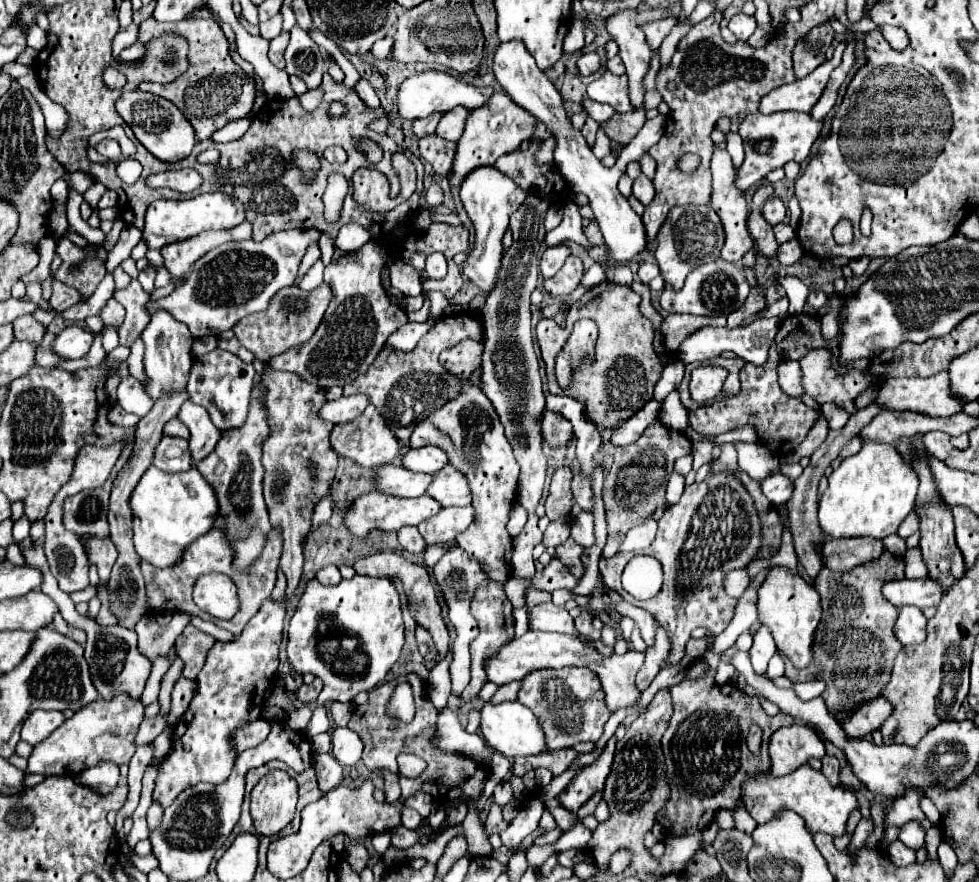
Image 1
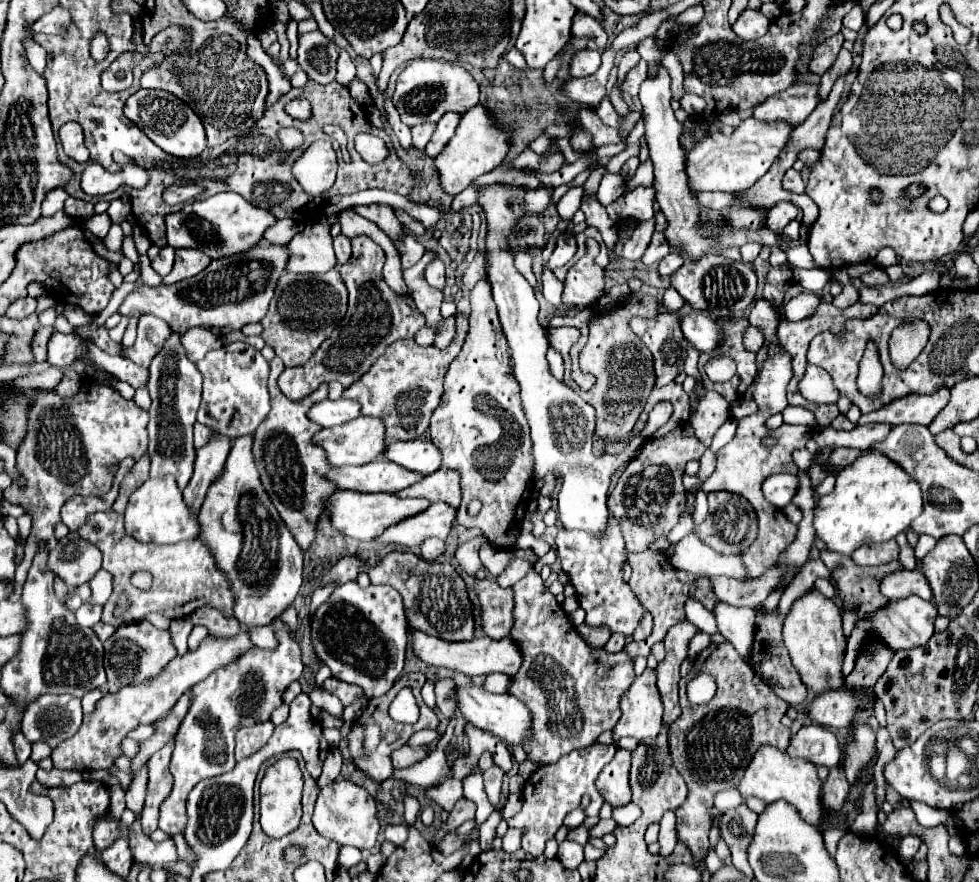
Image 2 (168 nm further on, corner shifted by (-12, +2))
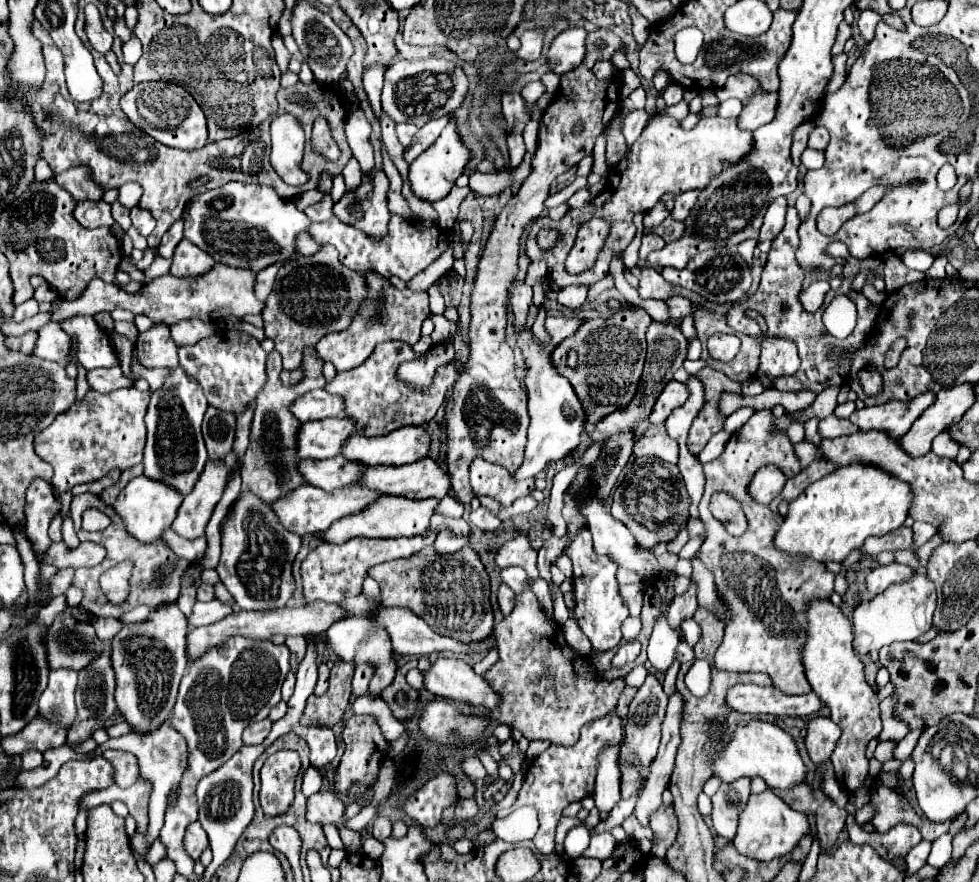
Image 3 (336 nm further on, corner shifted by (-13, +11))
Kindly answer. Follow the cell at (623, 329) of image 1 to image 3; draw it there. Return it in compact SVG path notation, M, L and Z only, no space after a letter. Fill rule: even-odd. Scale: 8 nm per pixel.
M636 307L620 311L608 319L592 319L586 321L572 339L564 339L552 351L552 363L556 363L556 371L572 381L572 389L580 395L580 403L584 403L584 411L588 411L588 423L598 423L608 413L622 409L630 403L636 393L644 359L646 359L646 329L652 323L652 317ZM564 345L570 345L578 353L578 365L572 369L566 363Z

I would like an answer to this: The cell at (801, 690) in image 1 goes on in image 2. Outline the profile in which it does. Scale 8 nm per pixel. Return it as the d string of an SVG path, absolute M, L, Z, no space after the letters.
M909 596L905 600L889 602L885 608L873 612L865 620L859 620L859 624L855 624L855 628L851 632L851 638L849 638L849 644L847 644L847 654L845 654L845 660L843 660L843 674L847 676L853 670L855 656L857 656L859 648L865 644L865 640L869 640L869 638L877 638L877 640L885 642L887 646L891 646L895 650L915 648L915 646L927 644L927 640L933 636L935 616L937 616L937 608L935 608L933 602L927 602L919 596Z

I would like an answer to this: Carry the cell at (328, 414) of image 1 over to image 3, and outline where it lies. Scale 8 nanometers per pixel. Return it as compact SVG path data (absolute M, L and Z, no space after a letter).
M314 389L304 393L300 399L296 399L290 407L292 415L304 423L314 419L326 419L336 417L344 411L344 401L338 395L330 395L324 389Z

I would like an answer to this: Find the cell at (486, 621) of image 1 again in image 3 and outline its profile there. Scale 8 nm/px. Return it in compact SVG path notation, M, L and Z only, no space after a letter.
M500 585L498 603L500 603L500 609L502 609L504 615L508 615L512 611L512 607L514 607L514 591L508 585Z

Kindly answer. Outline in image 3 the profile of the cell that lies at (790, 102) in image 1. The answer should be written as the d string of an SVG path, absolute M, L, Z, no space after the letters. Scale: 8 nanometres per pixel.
M760 91L760 93L752 95L752 97L744 103L742 113L740 113L740 117L738 117L740 129L744 129L744 131L756 131L758 127L770 123L770 121L774 119L776 103L778 103L778 93Z

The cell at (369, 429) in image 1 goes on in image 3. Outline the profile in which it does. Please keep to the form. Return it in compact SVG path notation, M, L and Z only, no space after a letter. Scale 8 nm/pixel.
M330 417L300 425L296 451L300 459L328 459L340 455L344 441L354 433L354 421L348 417Z

